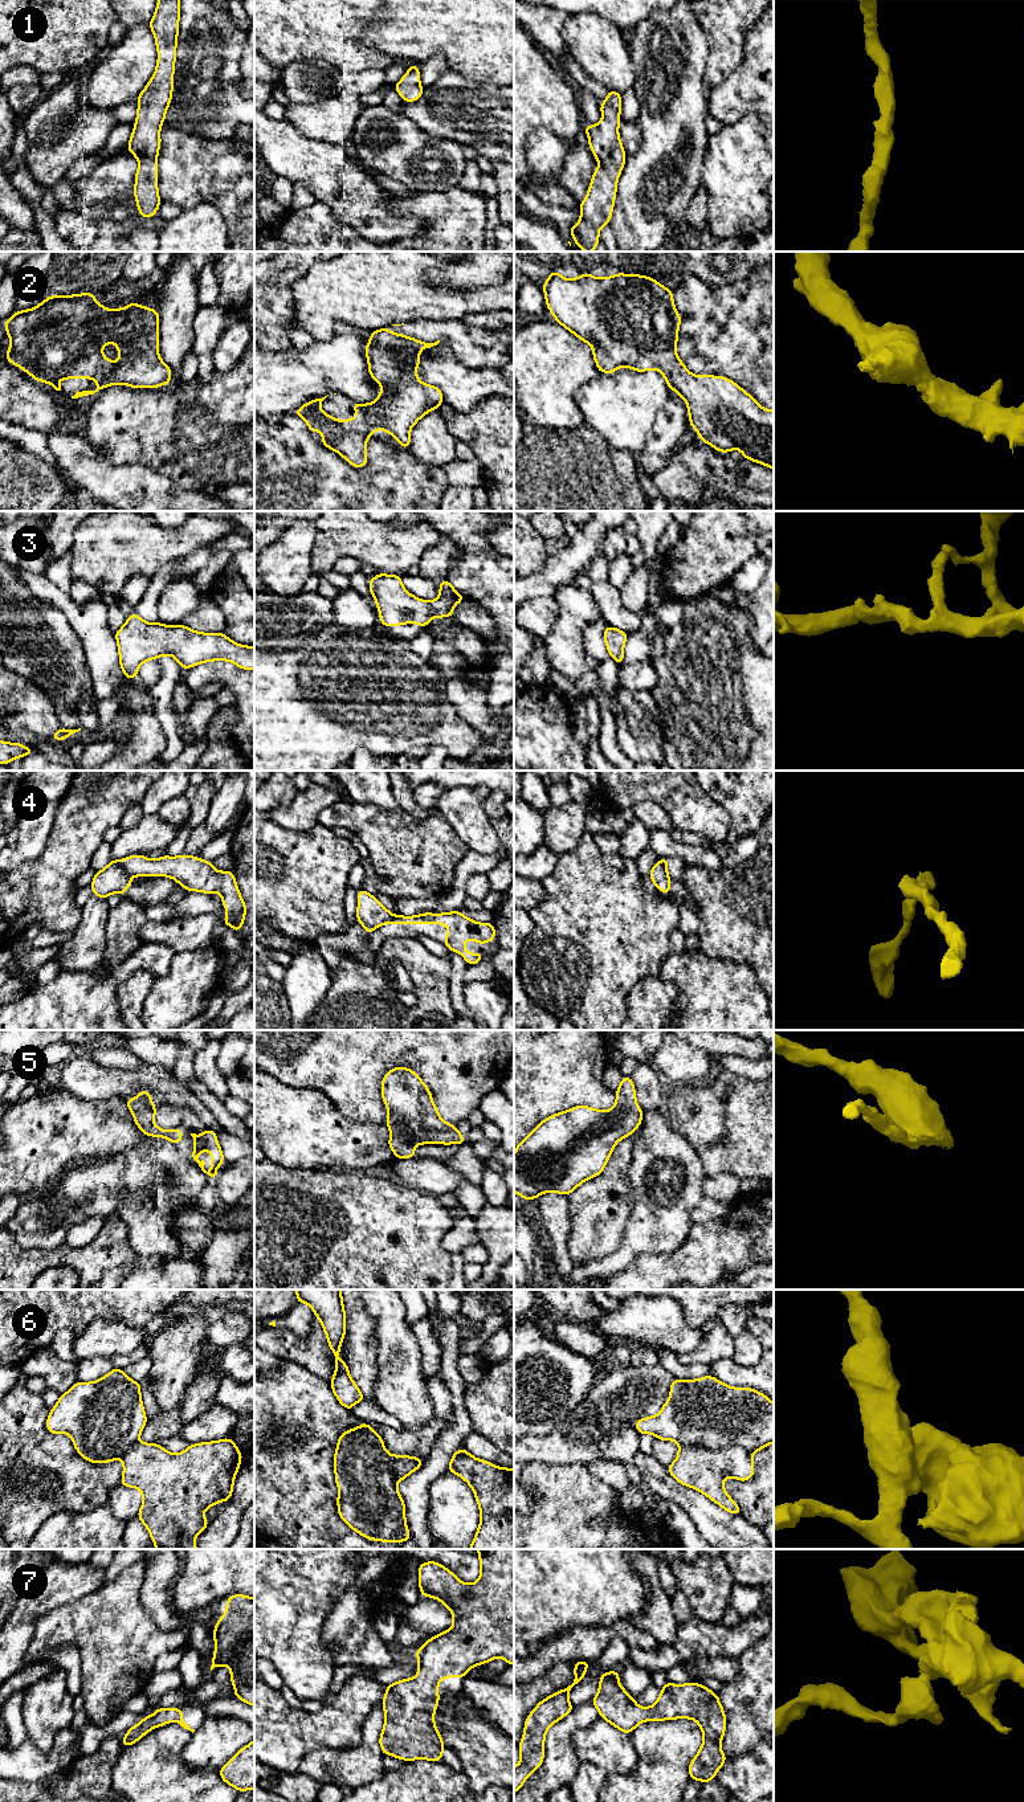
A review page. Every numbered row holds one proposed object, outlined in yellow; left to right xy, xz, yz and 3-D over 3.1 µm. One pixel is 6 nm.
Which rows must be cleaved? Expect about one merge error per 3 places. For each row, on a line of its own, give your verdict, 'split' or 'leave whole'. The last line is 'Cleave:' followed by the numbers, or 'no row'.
1: leave whole
2: leave whole
3: leave whole
4: split
5: leave whole
6: split
7: leave whole
Cleave: 4, 6

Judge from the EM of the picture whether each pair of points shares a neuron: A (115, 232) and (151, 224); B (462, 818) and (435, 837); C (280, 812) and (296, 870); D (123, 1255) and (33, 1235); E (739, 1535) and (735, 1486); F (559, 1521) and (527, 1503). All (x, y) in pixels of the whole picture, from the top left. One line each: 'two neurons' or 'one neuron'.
A: one neuron
B: two neurons
C: two neurons
D: two neurons
E: two neurons
F: two neurons

